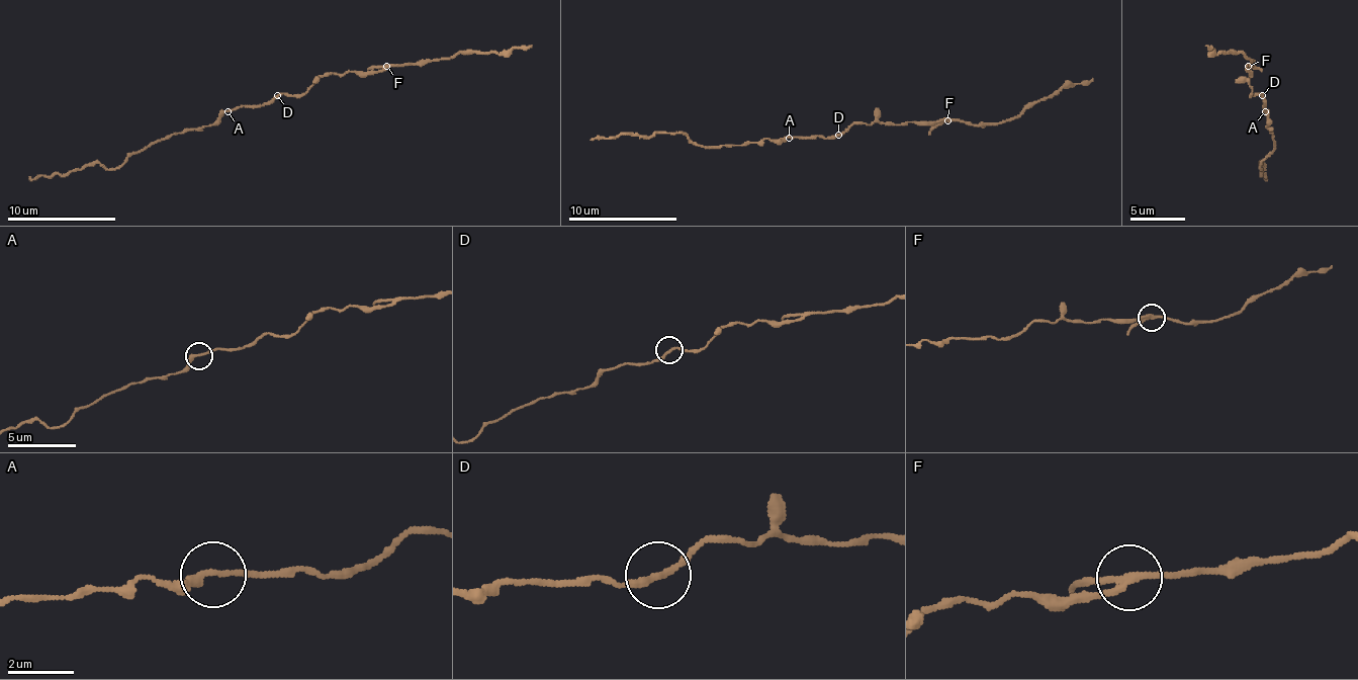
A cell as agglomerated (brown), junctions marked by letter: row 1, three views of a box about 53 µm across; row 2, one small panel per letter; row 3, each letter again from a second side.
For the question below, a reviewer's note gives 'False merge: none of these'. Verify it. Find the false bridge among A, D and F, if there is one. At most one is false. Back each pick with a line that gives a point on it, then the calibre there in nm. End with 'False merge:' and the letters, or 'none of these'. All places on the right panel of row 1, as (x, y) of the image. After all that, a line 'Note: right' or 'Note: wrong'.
F: (1248, 66) | 240 nm
False merge: F
Note: wrong

